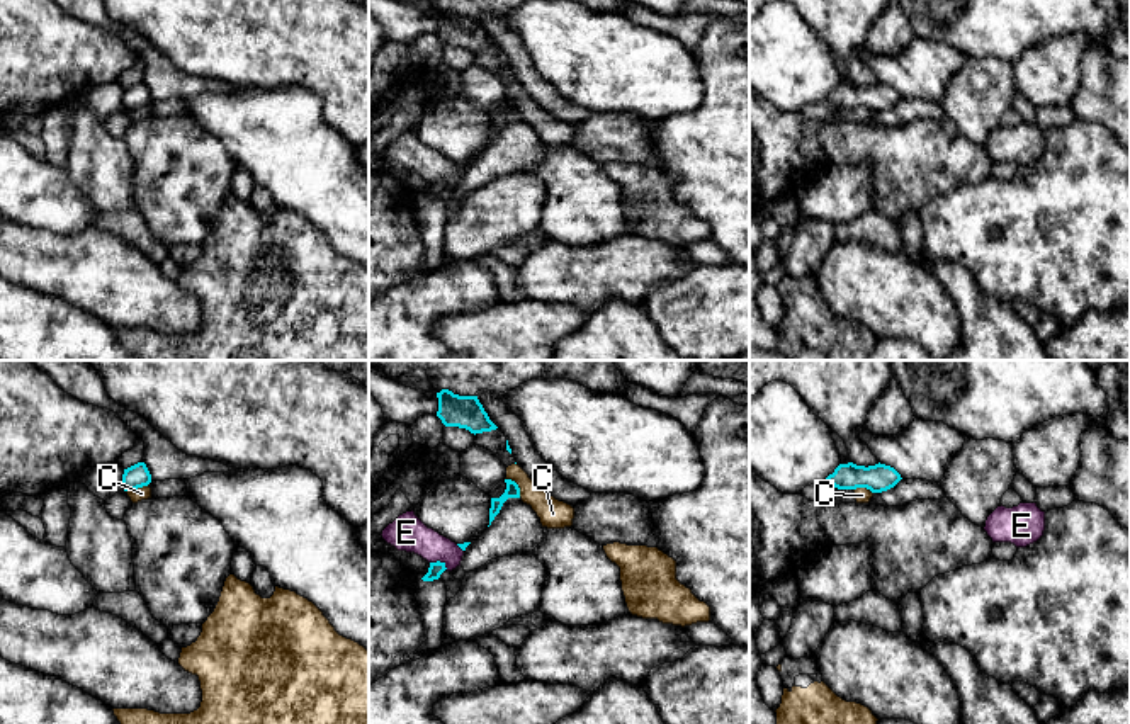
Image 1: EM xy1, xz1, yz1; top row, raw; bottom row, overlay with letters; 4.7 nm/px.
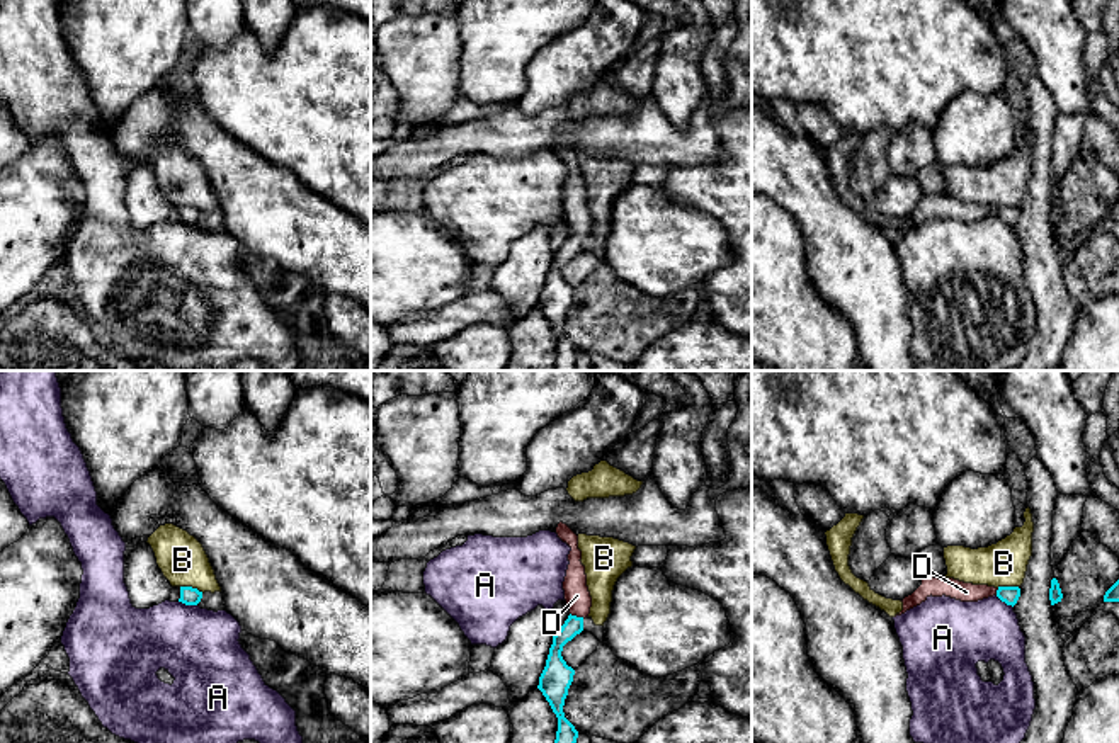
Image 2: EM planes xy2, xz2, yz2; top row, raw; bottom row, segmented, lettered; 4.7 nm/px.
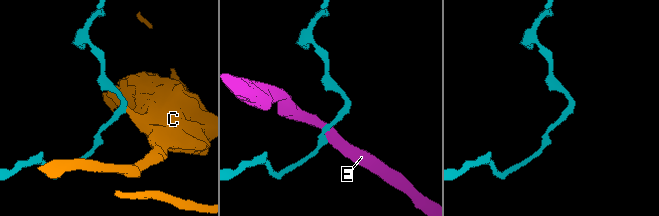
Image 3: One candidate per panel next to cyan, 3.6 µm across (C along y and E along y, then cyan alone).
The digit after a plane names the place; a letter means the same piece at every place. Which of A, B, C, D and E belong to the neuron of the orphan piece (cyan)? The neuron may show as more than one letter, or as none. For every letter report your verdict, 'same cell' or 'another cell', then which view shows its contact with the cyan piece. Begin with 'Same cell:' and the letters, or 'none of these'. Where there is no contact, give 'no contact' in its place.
Same cell: D
A: another cell | xy2
B: another cell | xy2
C: another cell | xz1
D: same cell | xz2
E: another cell | xz1

